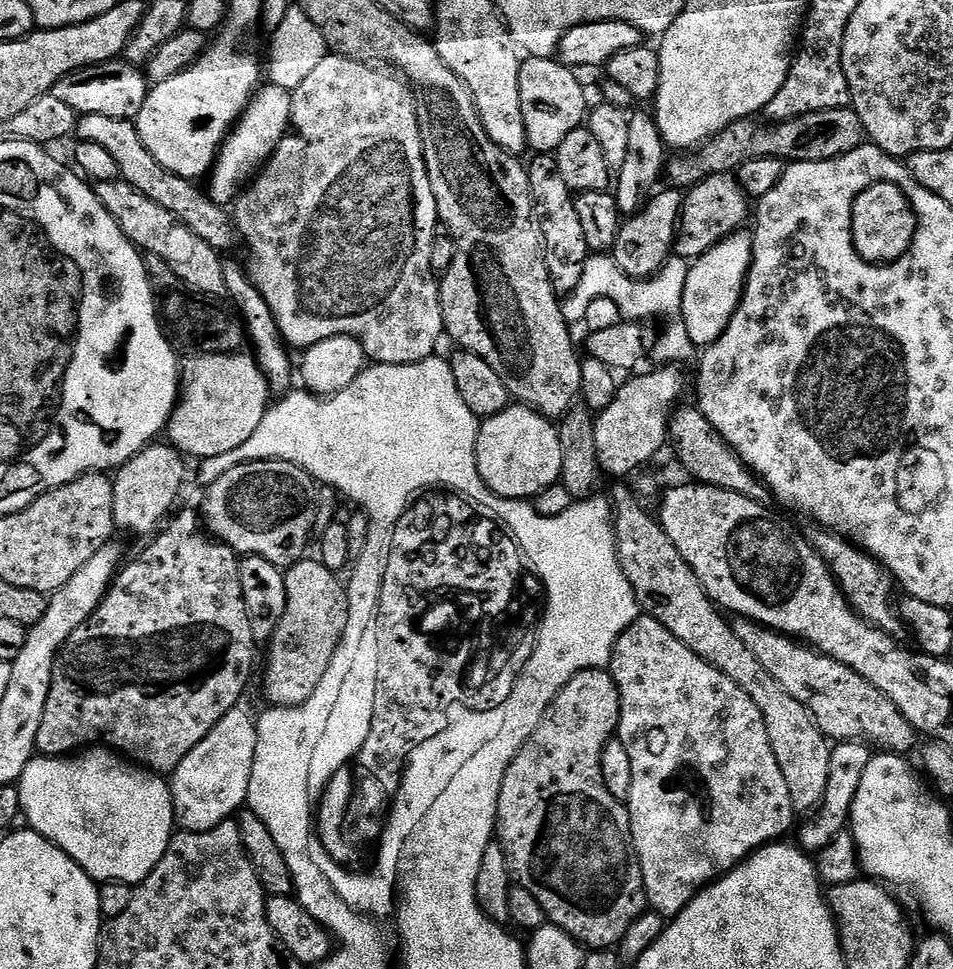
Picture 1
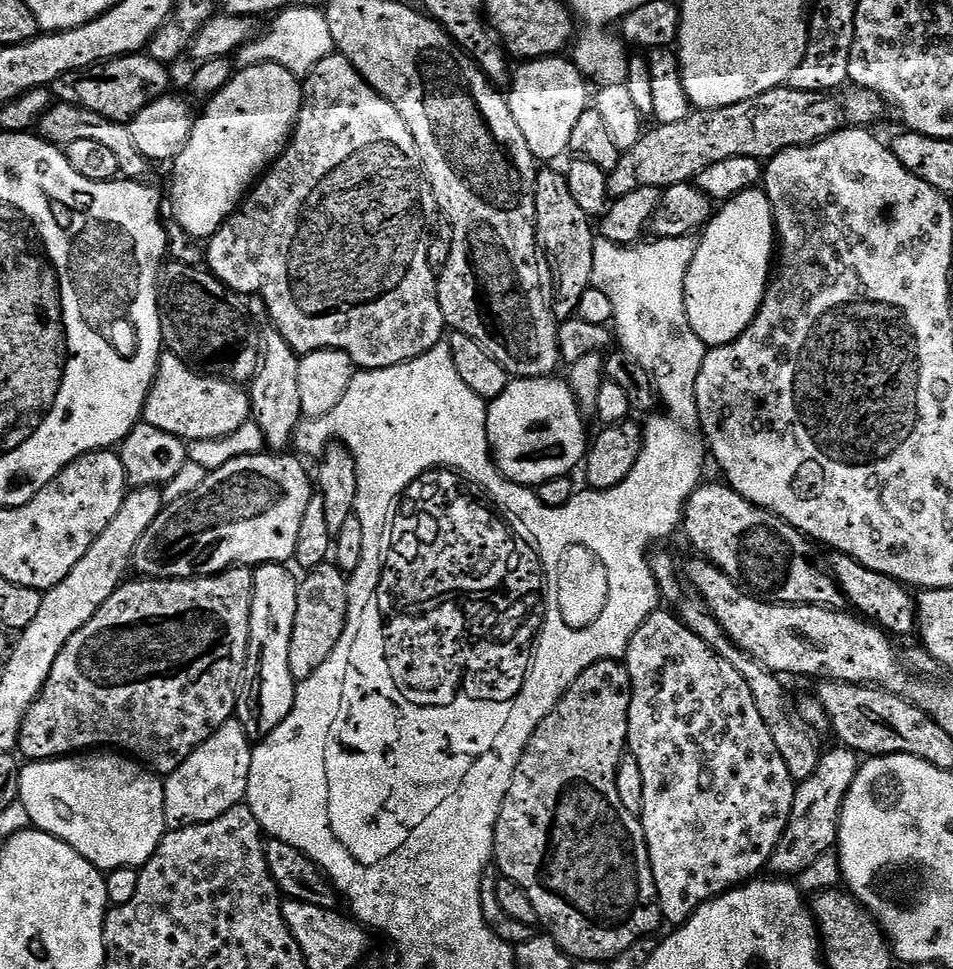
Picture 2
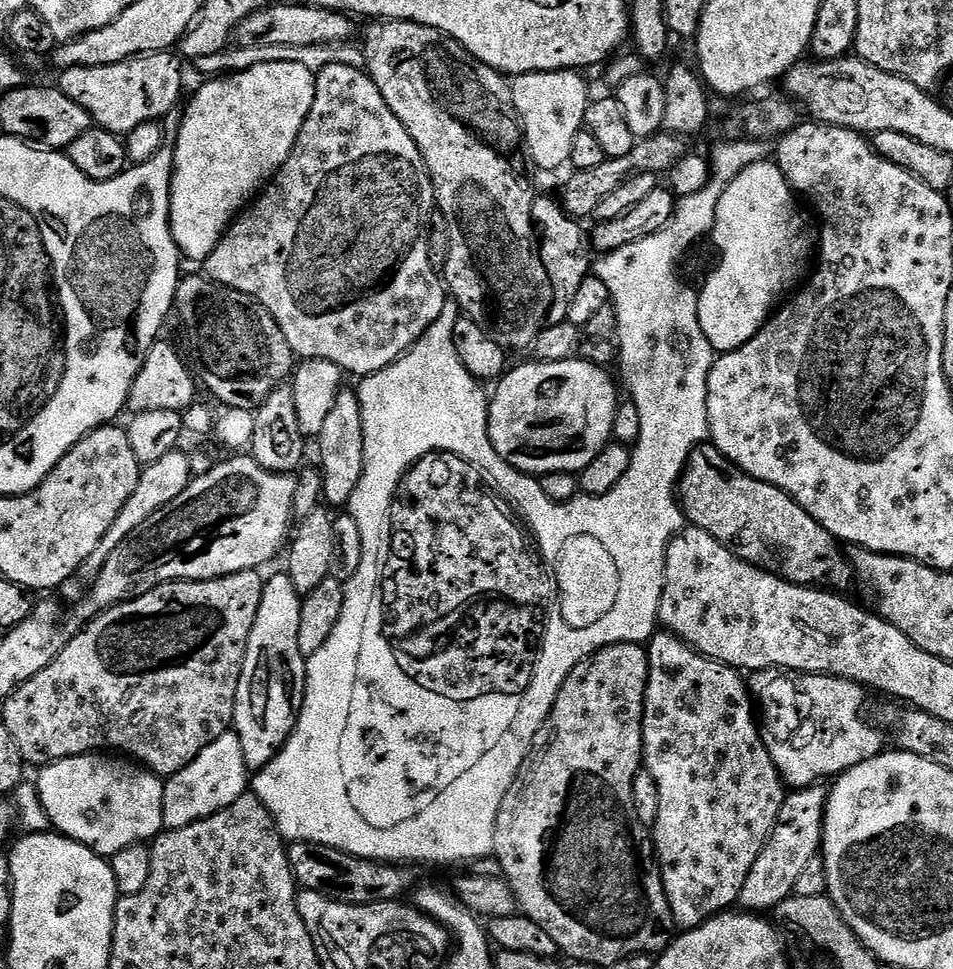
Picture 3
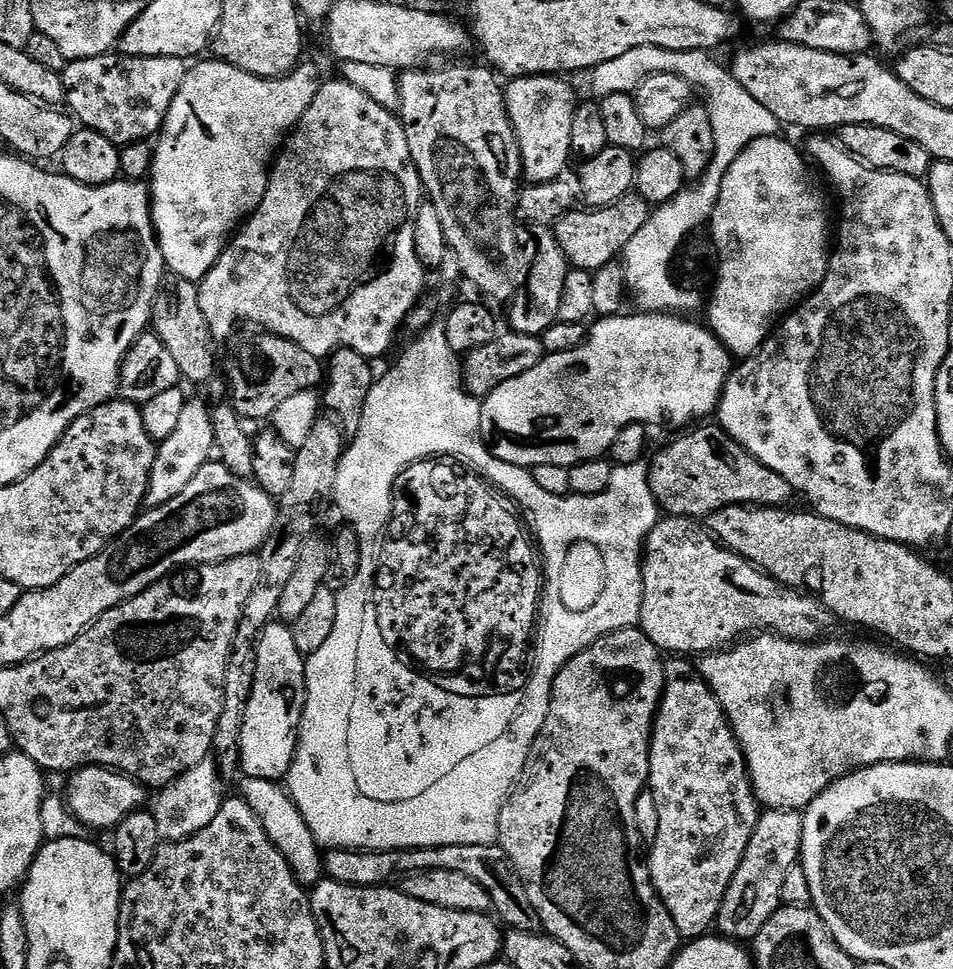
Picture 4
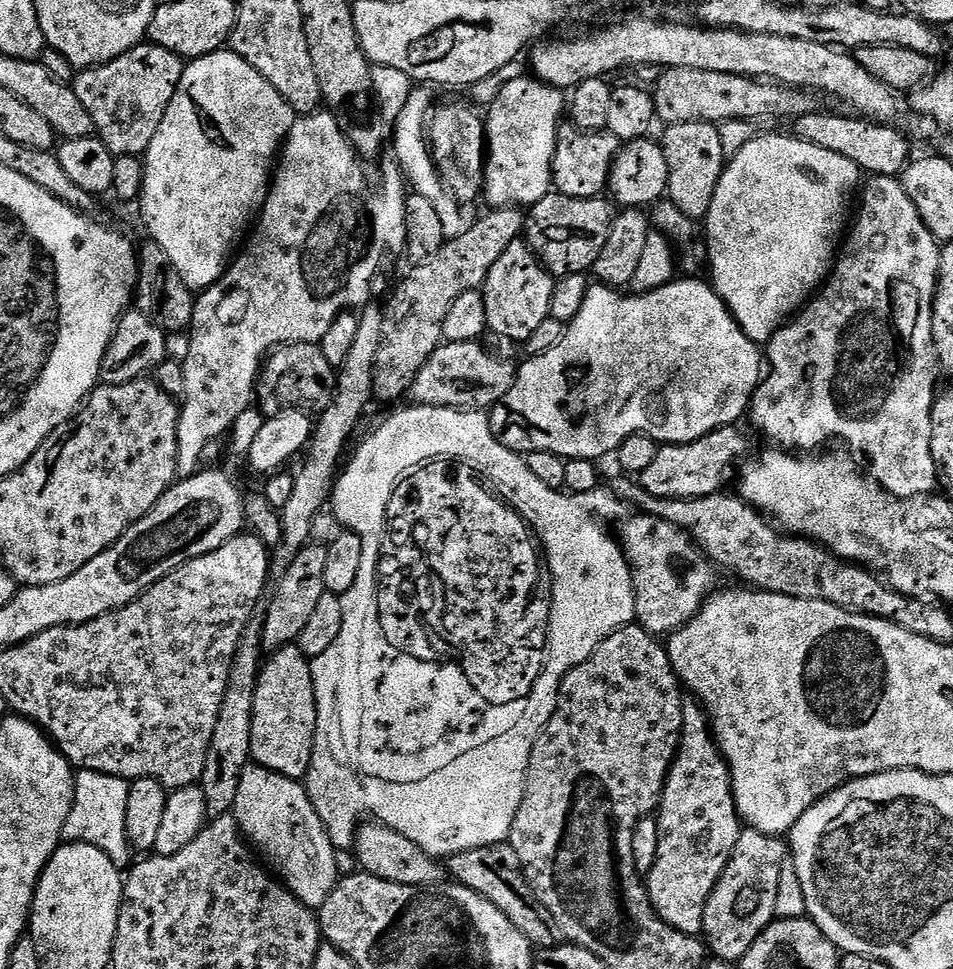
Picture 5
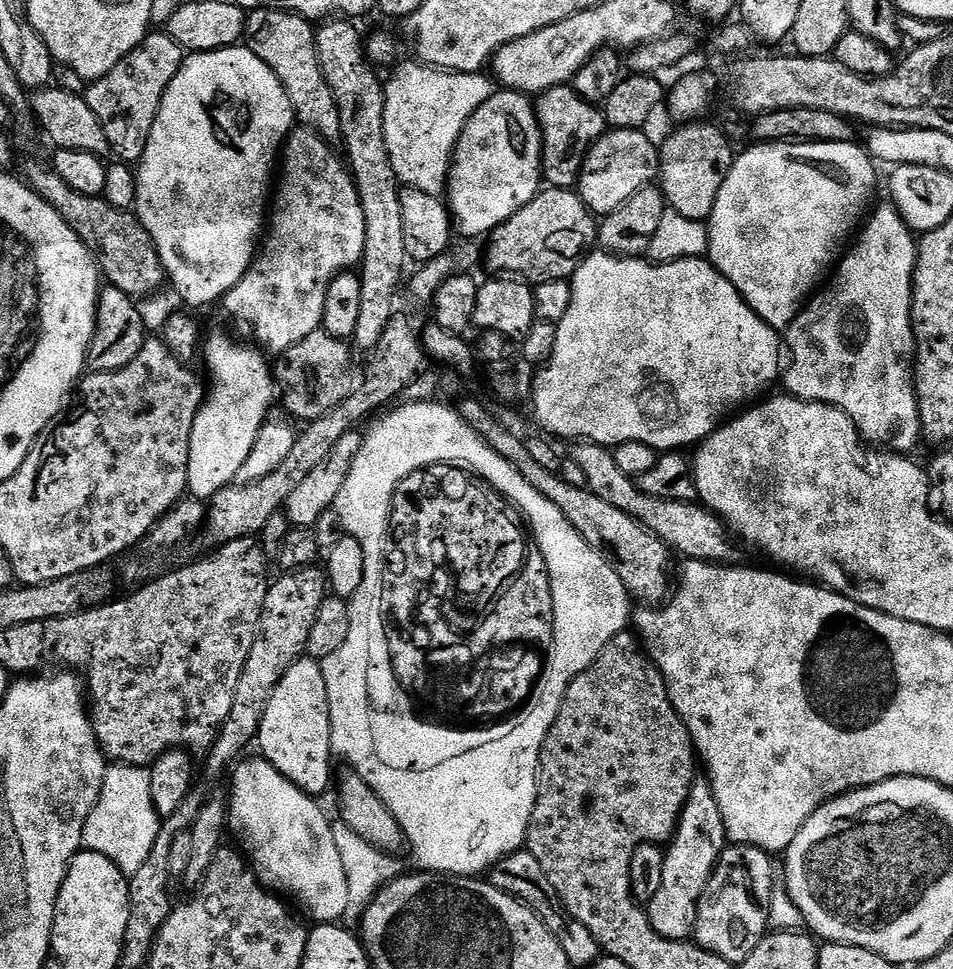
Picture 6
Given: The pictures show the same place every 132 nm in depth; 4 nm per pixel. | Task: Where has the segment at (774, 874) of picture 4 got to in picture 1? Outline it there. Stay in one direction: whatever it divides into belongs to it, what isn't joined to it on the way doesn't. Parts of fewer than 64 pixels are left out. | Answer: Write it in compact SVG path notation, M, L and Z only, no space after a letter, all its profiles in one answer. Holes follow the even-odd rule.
M846 740L833 747L830 754L830 782L826 782L826 794L819 808L805 819L809 820L800 828L798 844L805 852L821 853L849 827L854 798L858 794L858 785L862 783L862 774L866 774L866 766L870 766L873 755L873 749L869 745L854 740Z

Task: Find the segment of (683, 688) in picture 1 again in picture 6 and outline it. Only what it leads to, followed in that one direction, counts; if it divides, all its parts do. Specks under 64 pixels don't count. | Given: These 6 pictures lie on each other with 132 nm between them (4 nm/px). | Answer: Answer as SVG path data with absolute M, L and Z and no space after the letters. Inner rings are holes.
M697 779L688 792L686 804L680 811L680 821L676 823L676 832L664 853L662 886L658 886L658 894L654 894L654 898L646 905L650 926L654 926L654 930L658 930L662 938L687 941L693 939L698 902L710 882L712 871L720 861L727 840L722 810L718 810L712 785L707 779Z

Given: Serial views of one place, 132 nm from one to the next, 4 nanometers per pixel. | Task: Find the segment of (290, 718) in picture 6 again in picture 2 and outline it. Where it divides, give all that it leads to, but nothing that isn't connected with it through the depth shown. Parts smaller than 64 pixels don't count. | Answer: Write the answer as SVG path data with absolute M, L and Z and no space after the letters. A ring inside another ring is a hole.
M262 564L253 571L254 590L252 591L252 609L250 610L250 642L248 643L248 661L244 667L244 678L242 681L242 695L236 702L235 719L239 720L241 726L246 730L248 739L253 742L259 742L264 737L269 736L276 727L290 714L290 710L294 706L294 698L296 697L296 685L298 681L292 677L290 670L290 638L294 634L294 614L298 614L298 590L300 585L297 577L292 577L293 569L282 564Z

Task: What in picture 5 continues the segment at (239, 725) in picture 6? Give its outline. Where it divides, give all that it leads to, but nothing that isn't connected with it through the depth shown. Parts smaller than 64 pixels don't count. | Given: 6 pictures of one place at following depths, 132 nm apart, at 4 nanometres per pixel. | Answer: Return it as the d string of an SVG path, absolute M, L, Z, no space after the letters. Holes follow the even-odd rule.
M310 542L290 562L290 566L284 572L279 573L276 584L276 593L267 601L268 613L262 616L264 629L260 635L263 647L269 653L274 653L280 648L295 645L296 639L302 634L302 629L306 626L308 619L314 615L314 609L318 607L318 602L325 592L326 586L326 554L328 544L316 544Z

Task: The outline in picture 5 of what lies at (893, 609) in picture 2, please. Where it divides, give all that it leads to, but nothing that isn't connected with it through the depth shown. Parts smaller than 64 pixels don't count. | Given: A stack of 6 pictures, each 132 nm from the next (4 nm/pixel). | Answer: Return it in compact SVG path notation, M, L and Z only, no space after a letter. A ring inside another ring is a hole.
M736 426L719 428L689 444L660 447L654 462L638 473L638 483L658 498L702 498L721 491L727 476L735 477L738 465L749 455L748 440ZM748 452L748 453L747 453ZM737 463L737 464L736 464Z

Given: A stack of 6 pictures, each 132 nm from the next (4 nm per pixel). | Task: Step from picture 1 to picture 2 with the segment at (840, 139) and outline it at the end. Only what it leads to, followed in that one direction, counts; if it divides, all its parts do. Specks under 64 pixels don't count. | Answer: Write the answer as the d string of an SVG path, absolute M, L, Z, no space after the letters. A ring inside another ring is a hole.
M775 88L753 100L725 108L693 111L682 122L649 127L634 147L621 155L618 166L608 173L608 195L625 196L639 188L661 190L690 184L698 174L726 158L754 158L767 162L787 148L805 148L842 128L842 108L823 92Z

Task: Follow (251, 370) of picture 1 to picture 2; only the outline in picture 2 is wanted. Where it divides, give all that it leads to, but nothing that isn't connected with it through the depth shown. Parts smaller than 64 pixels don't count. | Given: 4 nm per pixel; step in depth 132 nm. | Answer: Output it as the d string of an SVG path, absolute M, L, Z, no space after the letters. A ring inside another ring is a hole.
M165 351L156 367L152 389L144 403L143 423L158 426L166 434L174 434L185 442L194 440L220 440L234 434L252 415L249 393L241 385L216 376L205 376L178 358L173 352Z

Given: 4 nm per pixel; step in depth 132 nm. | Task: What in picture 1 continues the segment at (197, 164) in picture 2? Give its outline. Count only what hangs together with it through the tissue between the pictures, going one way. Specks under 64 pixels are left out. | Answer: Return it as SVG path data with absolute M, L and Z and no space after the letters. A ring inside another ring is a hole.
M268 82L256 89L236 127L229 132L206 180L206 191L214 202L231 205L242 189L276 153L292 122L292 94L287 88Z

